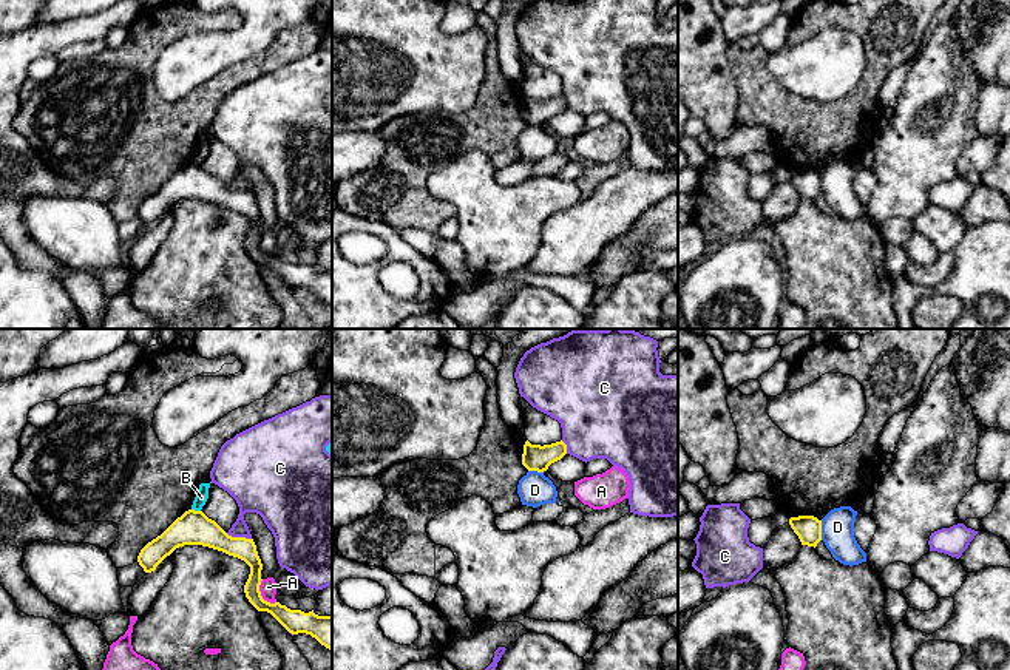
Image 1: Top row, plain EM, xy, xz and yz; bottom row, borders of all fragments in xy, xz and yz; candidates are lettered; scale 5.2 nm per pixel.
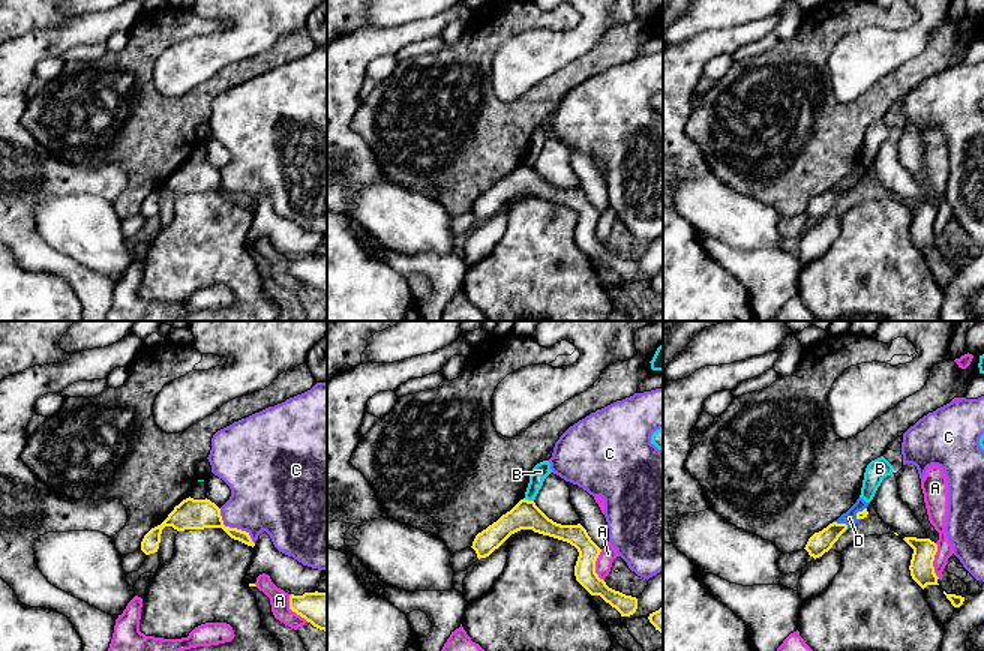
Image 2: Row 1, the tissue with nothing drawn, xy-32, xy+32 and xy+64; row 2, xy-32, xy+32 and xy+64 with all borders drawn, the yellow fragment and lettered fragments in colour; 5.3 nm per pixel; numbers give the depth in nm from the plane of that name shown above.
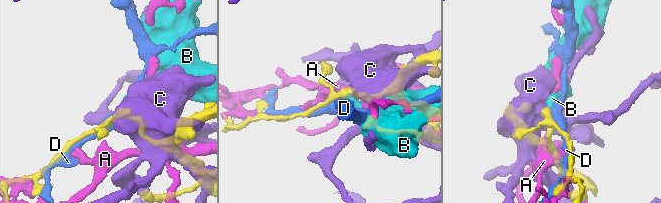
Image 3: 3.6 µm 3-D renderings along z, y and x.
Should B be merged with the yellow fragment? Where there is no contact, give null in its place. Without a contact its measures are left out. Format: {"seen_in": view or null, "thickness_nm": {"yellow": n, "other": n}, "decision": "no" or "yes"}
{"seen_in": "xy", "thickness_nm": {"yellow": 180, "other": 70}, "decision": "no"}

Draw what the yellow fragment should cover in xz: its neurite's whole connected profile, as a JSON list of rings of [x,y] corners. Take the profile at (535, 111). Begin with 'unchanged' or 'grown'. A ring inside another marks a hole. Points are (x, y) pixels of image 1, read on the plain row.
unchanged; [[[528,94],[524,99],[522,119],[528,125],[544,127],[548,120],[561,114],[567,108],[567,99],[561,94],[551,99],[531,99]]]

